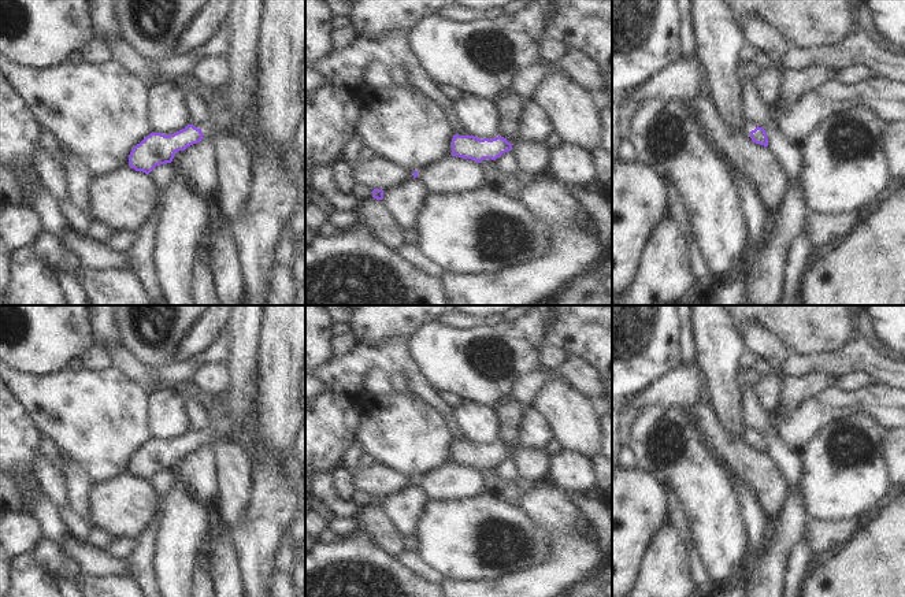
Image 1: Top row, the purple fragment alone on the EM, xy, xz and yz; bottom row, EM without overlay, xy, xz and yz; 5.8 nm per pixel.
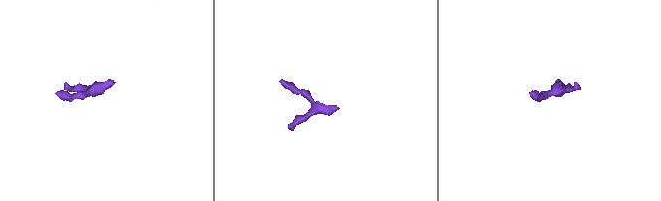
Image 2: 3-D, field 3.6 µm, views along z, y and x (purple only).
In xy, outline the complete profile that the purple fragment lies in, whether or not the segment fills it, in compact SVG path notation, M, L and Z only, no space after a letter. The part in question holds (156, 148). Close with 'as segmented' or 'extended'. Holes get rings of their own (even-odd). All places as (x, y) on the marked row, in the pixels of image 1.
M233 0L227 26L230 48L226 58L231 66L230 94L223 112L211 114L209 119L174 134L151 133L129 155L129 166L149 174L156 166L171 163L178 151L211 138L215 134L235 134L235 126L245 123L257 90L260 31L266 0Z; extended

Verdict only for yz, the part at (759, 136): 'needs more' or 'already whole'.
needs more

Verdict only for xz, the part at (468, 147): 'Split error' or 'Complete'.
Split error

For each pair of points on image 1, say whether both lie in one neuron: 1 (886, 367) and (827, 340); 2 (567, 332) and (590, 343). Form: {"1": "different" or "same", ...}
{"1": "different", "2": "same"}

